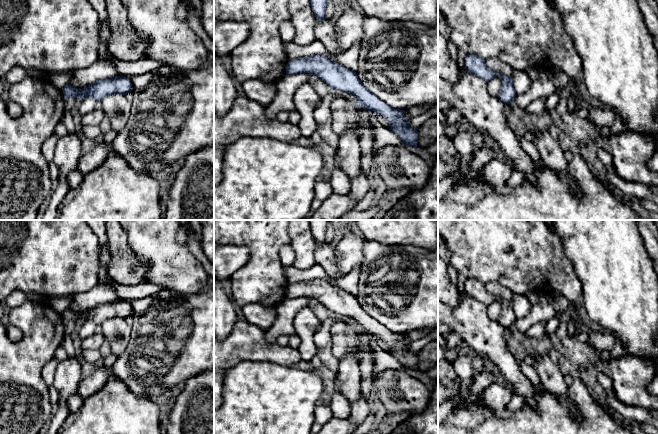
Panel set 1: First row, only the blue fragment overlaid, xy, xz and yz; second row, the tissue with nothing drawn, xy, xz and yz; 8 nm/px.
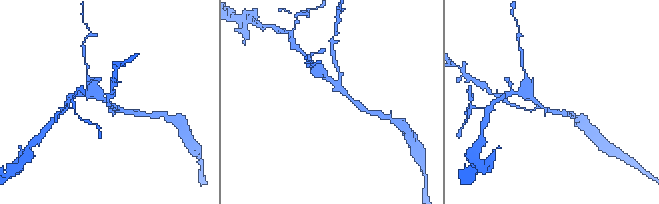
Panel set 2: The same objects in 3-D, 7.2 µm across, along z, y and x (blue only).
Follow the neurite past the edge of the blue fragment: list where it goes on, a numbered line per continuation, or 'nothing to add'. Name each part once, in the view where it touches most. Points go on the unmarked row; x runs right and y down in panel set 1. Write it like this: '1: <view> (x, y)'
nothing to add

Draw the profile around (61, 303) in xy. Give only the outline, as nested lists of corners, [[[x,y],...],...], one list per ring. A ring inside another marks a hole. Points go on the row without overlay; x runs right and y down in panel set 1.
[[[67,294],[58,297],[53,297],[49,301],[49,306],[53,310],[59,313],[63,313],[72,303],[74,296],[75,295],[73,294]]]

